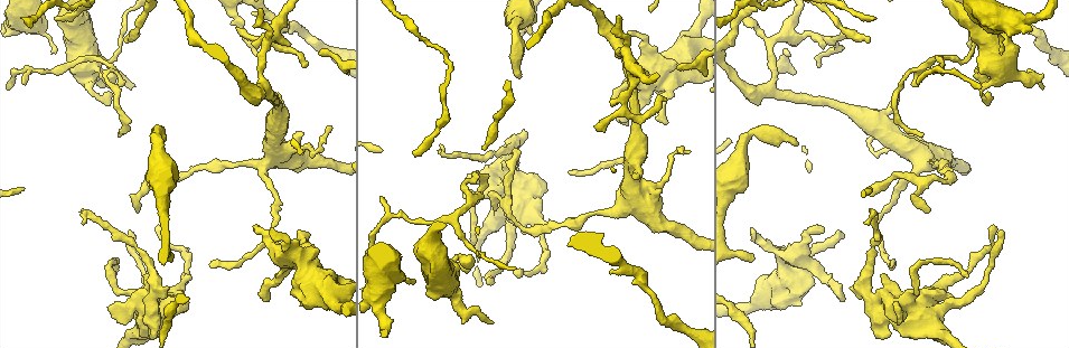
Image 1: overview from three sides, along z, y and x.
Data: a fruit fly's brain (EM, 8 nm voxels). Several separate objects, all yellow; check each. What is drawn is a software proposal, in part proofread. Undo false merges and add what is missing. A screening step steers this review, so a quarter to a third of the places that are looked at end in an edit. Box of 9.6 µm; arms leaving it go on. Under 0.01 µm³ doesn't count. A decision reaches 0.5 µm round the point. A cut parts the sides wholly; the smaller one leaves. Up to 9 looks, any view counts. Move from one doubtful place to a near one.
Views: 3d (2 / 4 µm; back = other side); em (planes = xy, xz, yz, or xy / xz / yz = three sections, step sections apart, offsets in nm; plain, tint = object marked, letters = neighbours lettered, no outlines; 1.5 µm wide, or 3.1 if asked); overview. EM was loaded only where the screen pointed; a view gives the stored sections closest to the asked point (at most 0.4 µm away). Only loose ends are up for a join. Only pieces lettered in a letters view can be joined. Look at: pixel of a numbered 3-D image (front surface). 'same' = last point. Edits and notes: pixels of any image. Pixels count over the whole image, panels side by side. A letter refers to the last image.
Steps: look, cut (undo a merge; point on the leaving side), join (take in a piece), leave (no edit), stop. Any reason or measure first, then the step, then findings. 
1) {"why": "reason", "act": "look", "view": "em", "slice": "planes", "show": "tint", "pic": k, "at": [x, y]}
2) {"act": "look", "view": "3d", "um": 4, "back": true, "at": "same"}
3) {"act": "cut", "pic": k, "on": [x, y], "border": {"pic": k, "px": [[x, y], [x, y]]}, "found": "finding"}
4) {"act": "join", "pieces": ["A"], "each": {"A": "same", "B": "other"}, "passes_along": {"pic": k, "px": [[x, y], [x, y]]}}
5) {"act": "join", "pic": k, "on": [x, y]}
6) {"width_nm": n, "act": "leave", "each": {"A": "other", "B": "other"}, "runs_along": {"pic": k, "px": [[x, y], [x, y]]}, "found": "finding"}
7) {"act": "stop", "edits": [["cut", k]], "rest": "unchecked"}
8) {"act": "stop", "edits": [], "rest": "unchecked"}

{"why": "tapers out", "act": "look", "view": "em", "slice": "planes", "show": "letters", "pic": 1, "at": [875, 17]}

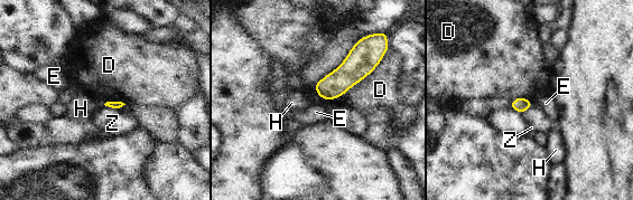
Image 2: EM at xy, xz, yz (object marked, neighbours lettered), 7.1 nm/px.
{"act": "leave", "each": {"D": "other", "E": "other", "H": "other", "Z": "other"}, "border": {"pic": 2, "px": [[385, 53], [337, 97], [314, 89]]}, "found": "no lettered piece goes on from it"}

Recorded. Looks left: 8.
{"why": "long arm stops here", "act": "look", "view": "em", "slice": "planes", "show": "plain", "pic": 1, "at": [118, 136]}

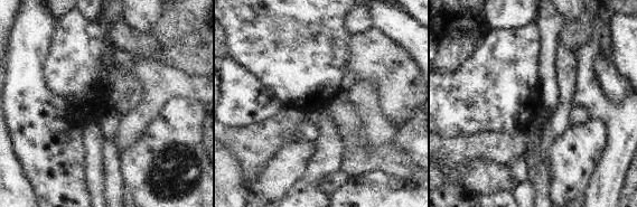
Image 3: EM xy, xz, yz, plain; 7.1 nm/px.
{"why": "with the object marked", "act": "look", "view": "em", "slice": "planes", "show": "tint", "at": "same"}

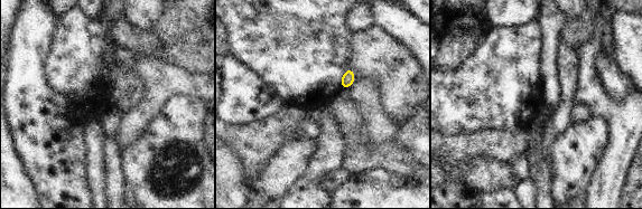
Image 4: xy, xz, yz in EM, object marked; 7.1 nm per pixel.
{"act": "look", "view": "em", "slice": "planes", "show": "letters", "at": "same"}

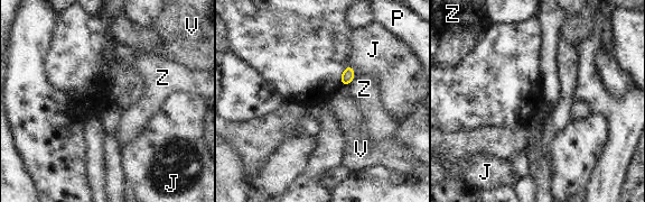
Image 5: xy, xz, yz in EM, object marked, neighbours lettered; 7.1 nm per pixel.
{"longest_contact_nm": ["J", 110], "act": "leave", "each": {"J": "other", "P": "other", "V": "other", "Z": "other"}, "border": {"pic": 5, "px": [[347, 65], [354, 69], [355, 76]]}, "found": "none of them fits"}

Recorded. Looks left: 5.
{"why": "free end", "act": "look", "view": "em", "slice": "planes", "show": "letters", "pic": 1, "at": [380, 198]}

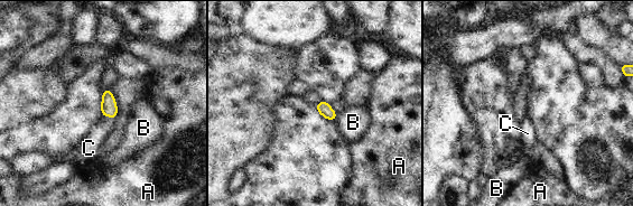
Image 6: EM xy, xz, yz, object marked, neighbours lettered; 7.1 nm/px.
{"act": "join", "pieces": ["C"], "each": {"A": "other", "B": "other", "C": "same"}, "passes_along": {"pic": 6, "px": [[109, 105], [108, 115], [92, 141]]}, "found": "the cell continues"}

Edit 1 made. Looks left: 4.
{"act": "look", "view": "overview"}

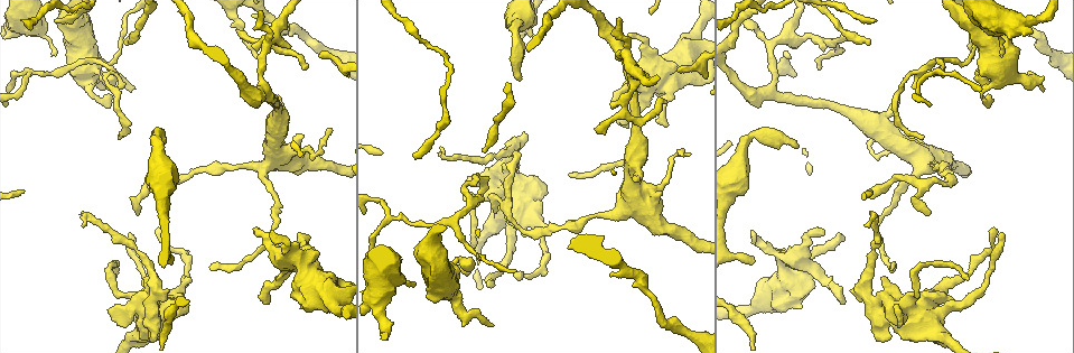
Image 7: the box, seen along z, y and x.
{"why": "branch stops here", "act": "look", "view": "em", "slice": "planes", "show": "letters", "pic": 7, "at": [135, 88]}

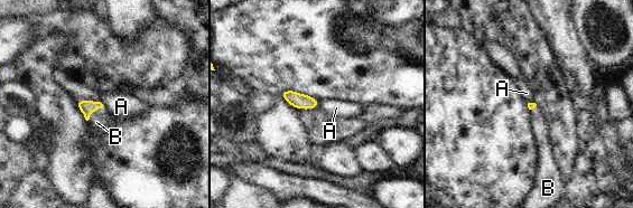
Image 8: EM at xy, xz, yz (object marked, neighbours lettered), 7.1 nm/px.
{"act": "join", "pieces": ["B"], "each": {"A": "other", "B": "same"}, "passes_along": {"pic": 8, "px": [[86, 106], [93, 111], [99, 121]]}, "found": "it goes on there"}

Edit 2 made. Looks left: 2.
{"act": "stop", "edits": [["join", 6], ["join", 8]], "rest": "unchecked"}

